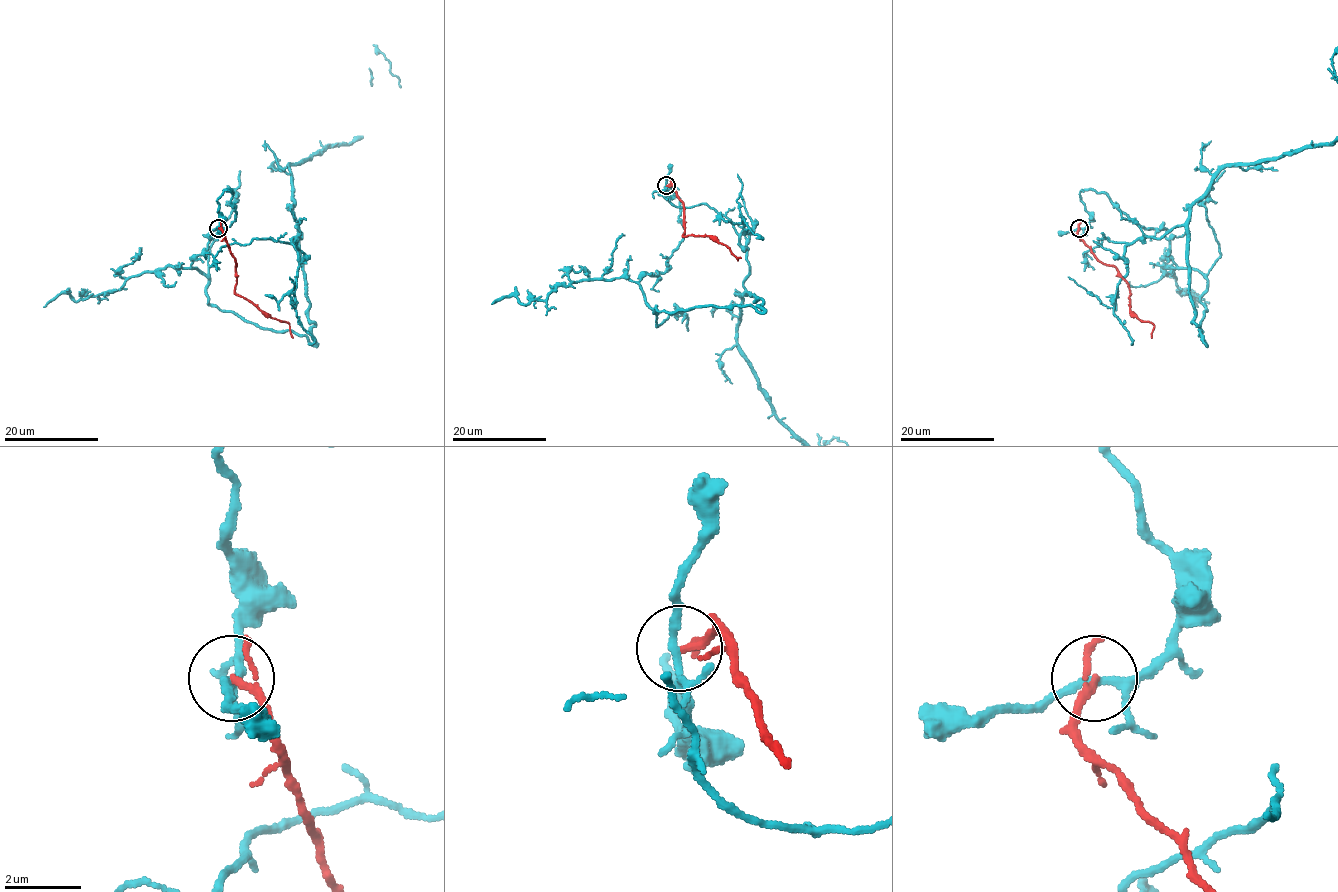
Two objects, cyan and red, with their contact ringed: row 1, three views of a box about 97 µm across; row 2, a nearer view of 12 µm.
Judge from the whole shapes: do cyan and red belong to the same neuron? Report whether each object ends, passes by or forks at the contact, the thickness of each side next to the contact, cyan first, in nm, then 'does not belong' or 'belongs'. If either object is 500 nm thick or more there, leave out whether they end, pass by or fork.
cyan forks there; red passes by; 170 nm thick on the cyan side, 130 nm on the other; does not belong

